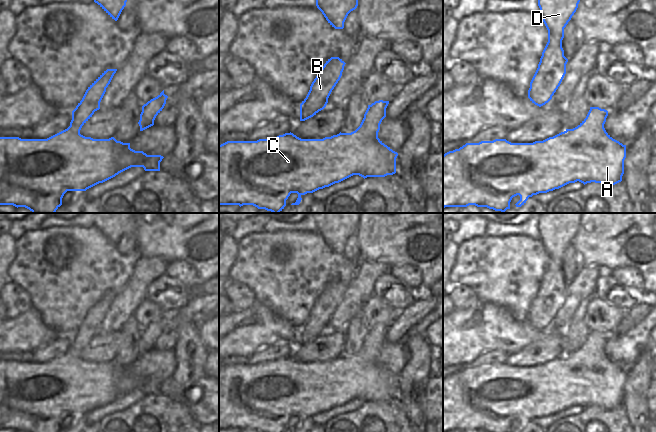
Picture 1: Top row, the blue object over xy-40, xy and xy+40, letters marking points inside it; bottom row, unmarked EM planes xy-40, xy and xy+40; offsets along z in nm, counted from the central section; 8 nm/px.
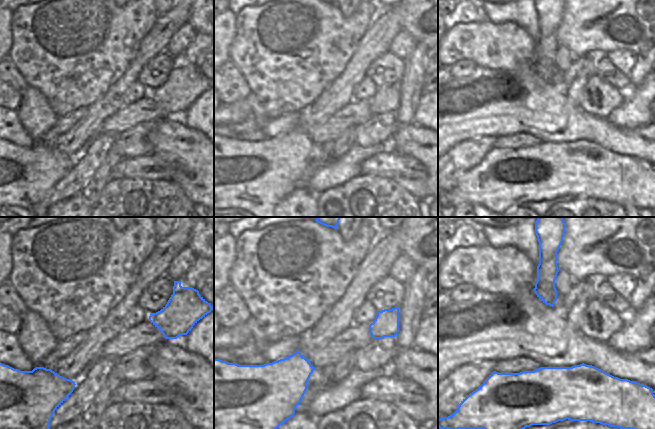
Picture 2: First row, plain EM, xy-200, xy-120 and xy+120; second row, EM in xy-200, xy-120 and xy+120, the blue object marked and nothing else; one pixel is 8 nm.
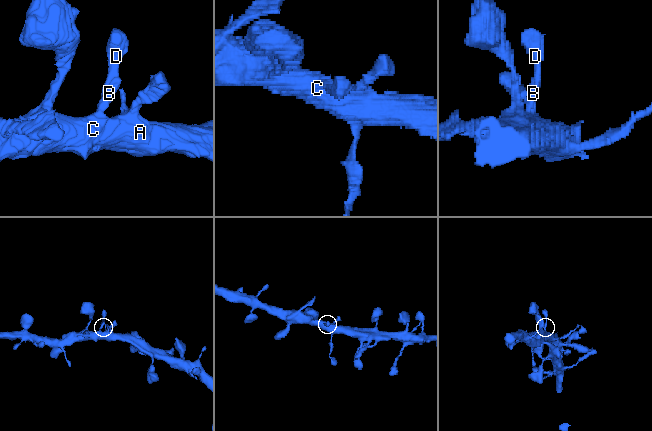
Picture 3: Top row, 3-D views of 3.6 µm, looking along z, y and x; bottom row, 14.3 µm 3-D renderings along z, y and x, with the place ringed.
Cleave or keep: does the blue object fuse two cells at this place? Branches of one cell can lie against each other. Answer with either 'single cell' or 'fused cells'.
single cell

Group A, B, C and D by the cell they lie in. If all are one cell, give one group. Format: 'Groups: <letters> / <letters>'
Groups: A B C D.

